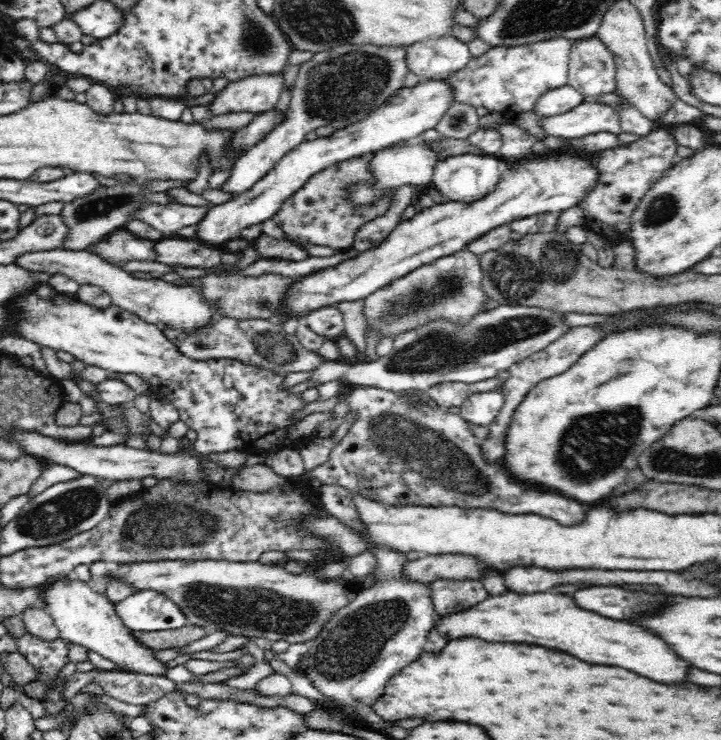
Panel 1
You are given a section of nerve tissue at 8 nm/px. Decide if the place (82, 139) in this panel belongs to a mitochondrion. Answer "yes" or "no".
no

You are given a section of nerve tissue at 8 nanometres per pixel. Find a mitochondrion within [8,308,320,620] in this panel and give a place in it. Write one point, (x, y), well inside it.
(162, 524)

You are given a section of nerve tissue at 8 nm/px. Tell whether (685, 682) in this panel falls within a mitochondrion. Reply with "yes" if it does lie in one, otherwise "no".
no

